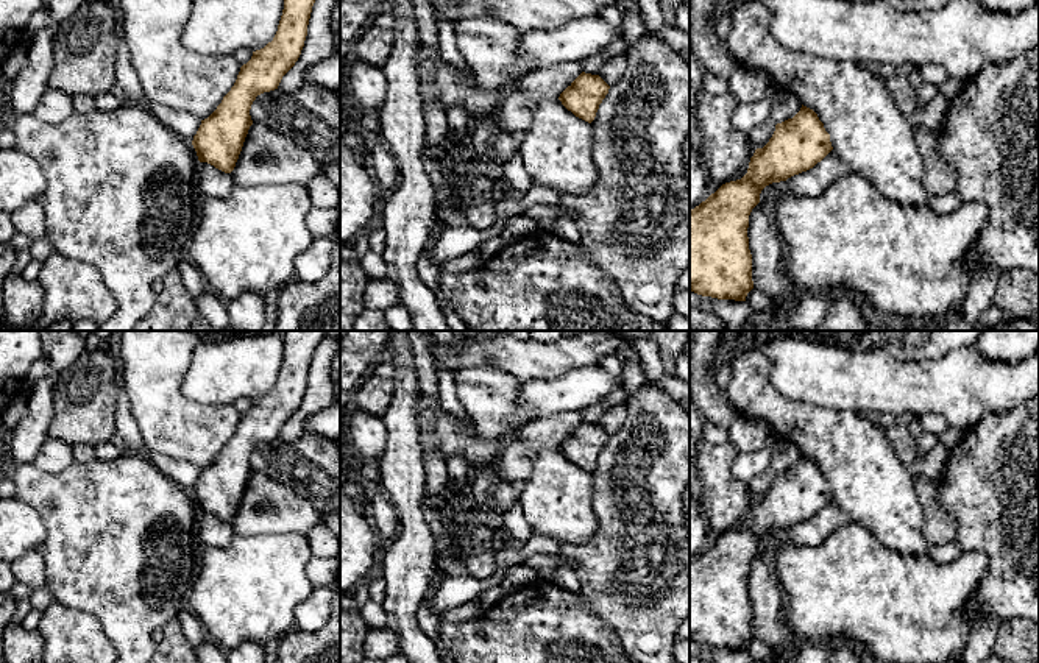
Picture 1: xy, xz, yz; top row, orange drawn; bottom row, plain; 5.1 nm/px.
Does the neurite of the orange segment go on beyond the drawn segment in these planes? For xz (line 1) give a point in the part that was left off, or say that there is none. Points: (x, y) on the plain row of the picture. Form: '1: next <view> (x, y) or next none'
1: next none

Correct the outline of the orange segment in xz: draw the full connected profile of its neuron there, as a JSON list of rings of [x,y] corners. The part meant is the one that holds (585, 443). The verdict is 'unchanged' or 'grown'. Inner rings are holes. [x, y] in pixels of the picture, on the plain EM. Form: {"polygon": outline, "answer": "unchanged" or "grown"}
{"polygon": [[[582,421],[559,446],[576,466],[591,473],[610,435],[599,426]]], "answer": "unchanged"}

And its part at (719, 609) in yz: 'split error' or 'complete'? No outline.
complete

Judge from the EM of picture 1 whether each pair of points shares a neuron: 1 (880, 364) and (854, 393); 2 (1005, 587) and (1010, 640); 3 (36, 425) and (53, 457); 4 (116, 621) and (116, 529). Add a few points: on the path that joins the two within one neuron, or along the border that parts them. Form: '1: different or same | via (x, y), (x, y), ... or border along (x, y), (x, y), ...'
1: same | via (874, 372), (861, 386)
2: different | border along (1022, 616), (1014, 616), (1003, 623)
3: different | border along (47, 437), (31, 462)
4: same | via (116, 598), (116, 553)

